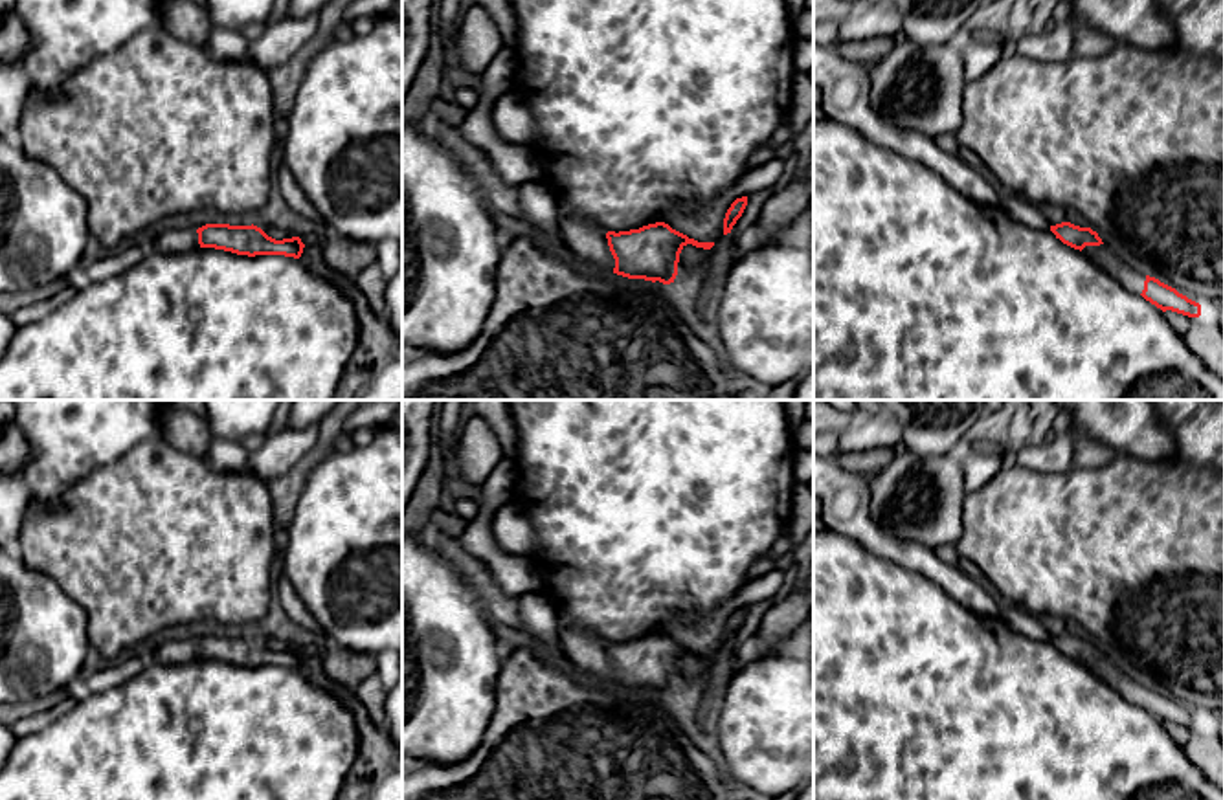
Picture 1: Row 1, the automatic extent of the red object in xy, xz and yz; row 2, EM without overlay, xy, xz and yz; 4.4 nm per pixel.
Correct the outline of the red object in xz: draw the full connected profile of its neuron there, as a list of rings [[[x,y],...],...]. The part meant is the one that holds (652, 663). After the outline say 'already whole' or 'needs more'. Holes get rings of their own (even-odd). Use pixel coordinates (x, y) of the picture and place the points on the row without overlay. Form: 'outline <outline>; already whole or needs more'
outline [[[560,624],[558,650],[595,683],[617,684],[628,690],[674,694],[679,664],[687,655],[711,661],[714,653],[698,653],[656,633],[630,642],[604,644],[591,631]]]; needs more

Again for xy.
outline [[[206,635],[198,640],[163,642],[156,651],[162,664],[185,664],[196,659],[215,659],[237,666],[285,666],[299,670],[305,655],[299,648],[275,651],[257,637]]]; needs more

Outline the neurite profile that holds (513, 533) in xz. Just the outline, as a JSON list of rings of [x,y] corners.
[[[516,503],[498,506],[490,530],[501,550],[531,561],[540,560],[542,550],[536,530]]]

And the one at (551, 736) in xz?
[[[512,640],[501,661],[496,683],[496,710],[477,749],[455,765],[433,765],[428,760],[402,760],[402,800],[749,800],[716,767],[711,756],[694,747],[679,730],[668,706],[652,701],[652,692],[628,690],[617,684],[589,683],[566,675],[547,664],[531,644]]]

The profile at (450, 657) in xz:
[[[419,536],[402,538],[402,760],[455,765],[477,749],[496,710],[503,644],[461,572]]]

